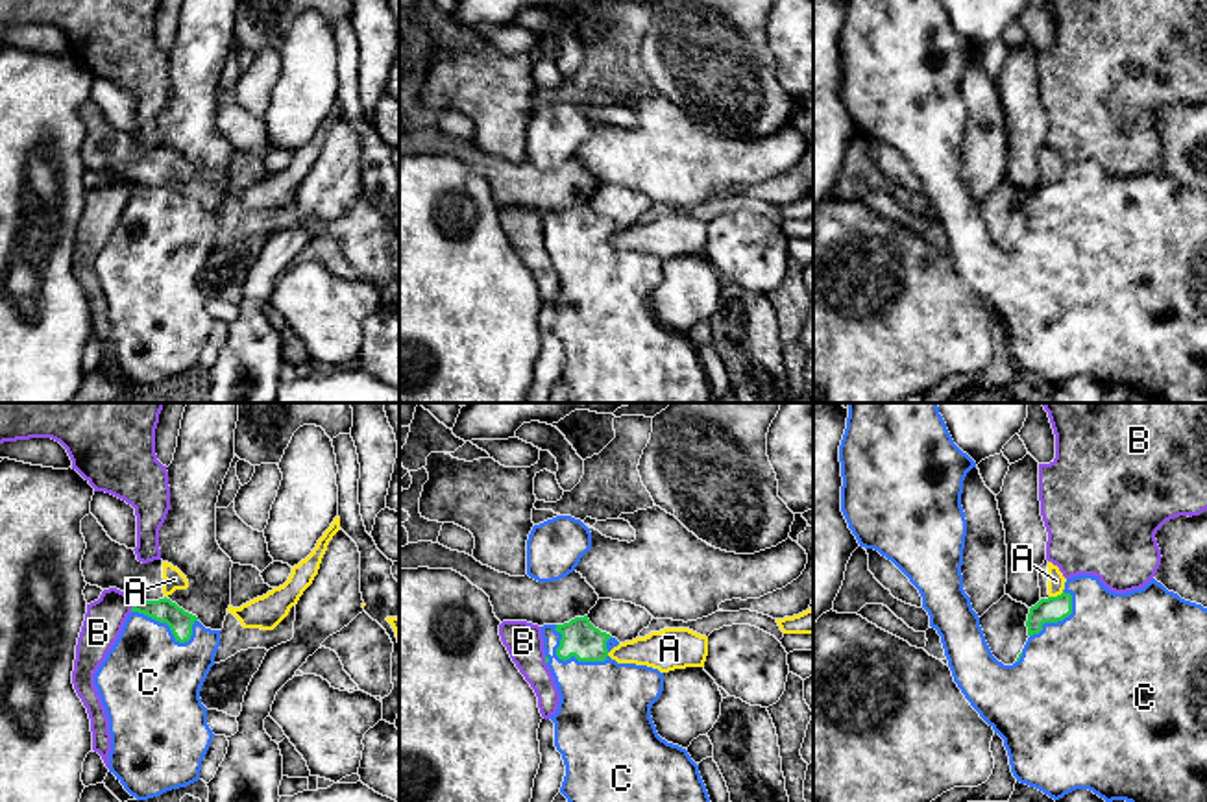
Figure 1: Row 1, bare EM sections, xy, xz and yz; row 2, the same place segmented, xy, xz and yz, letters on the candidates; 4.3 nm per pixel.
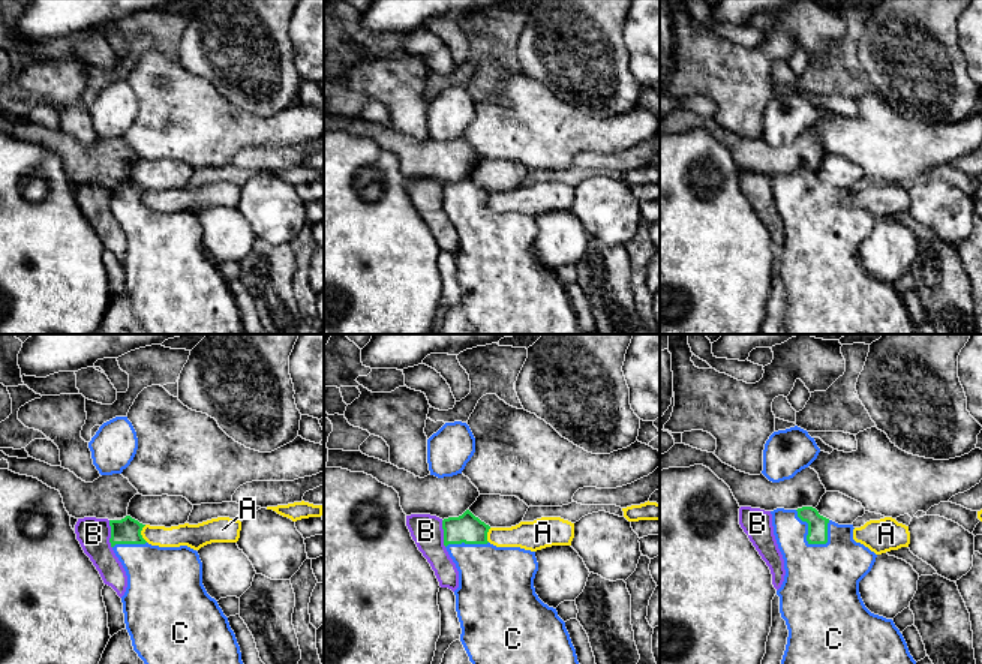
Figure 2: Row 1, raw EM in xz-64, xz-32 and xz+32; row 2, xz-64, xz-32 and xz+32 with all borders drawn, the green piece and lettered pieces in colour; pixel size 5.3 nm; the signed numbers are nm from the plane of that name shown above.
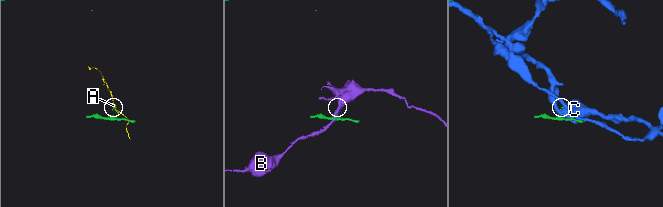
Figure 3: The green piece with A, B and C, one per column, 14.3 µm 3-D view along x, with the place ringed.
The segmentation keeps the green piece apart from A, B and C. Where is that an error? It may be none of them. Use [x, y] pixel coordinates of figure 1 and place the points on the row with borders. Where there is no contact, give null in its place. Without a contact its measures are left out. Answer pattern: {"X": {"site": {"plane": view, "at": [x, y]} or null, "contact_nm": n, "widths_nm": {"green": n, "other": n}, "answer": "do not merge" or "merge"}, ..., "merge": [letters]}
{"A": {"site": {"plane": "yz", "at": [1058, 595]}, "contact_nm": 70, "widths_nm": {"green": 110, "other": 80}, "answer": "do not merge"}, "B": {"site": {"plane": "xy", "at": [134, 607]}, "contact_nm": 50, "widths_nm": {"green": 110, "other": 170}, "answer": "do not merge"}, "C": {"site": {"plane": "xy", "at": [170, 629]}, "contact_nm": 300, "widths_nm": {"green": 110, "other": 440}, "answer": "merge"}, "merge": ["C"]}

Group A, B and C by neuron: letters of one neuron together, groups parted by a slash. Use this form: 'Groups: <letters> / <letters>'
Groups: A B / C

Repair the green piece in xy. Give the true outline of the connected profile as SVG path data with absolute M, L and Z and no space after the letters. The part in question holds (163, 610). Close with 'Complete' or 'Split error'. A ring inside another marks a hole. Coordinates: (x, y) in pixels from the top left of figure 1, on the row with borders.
M166 597L135 601L118 639L94 674L94 686L109 719L109 772L137 800L148 800L200 780L201 761L214 737L207 724L207 708L201 704L200 691L214 665L220 632L205 628L196 615Z. Split error

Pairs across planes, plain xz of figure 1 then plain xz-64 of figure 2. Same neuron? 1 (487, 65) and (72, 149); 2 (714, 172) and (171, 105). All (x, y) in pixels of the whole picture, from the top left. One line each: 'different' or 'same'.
1: different
2: same

